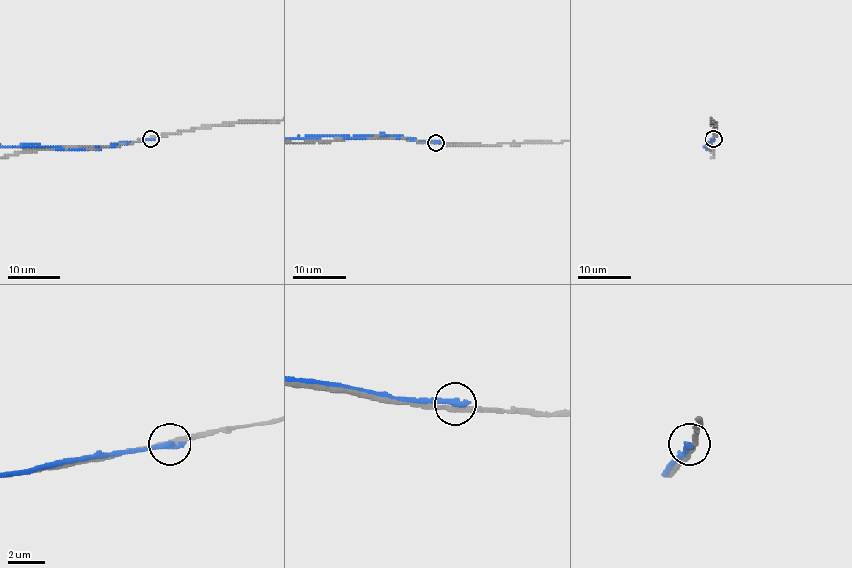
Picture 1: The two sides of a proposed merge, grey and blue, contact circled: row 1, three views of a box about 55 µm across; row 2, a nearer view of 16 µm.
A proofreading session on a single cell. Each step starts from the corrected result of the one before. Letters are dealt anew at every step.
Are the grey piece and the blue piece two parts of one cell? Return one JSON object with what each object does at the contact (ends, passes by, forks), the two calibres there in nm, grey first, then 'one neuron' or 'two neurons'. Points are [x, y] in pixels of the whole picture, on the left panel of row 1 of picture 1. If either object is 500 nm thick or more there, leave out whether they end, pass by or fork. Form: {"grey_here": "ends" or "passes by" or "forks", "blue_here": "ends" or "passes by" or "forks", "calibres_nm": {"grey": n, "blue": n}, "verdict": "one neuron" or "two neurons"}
{"grey_here": "passes by", "blue_here": "ends", "calibres_nm": {"grey": 240, "blue": 400}, "verdict": "two neurons"}

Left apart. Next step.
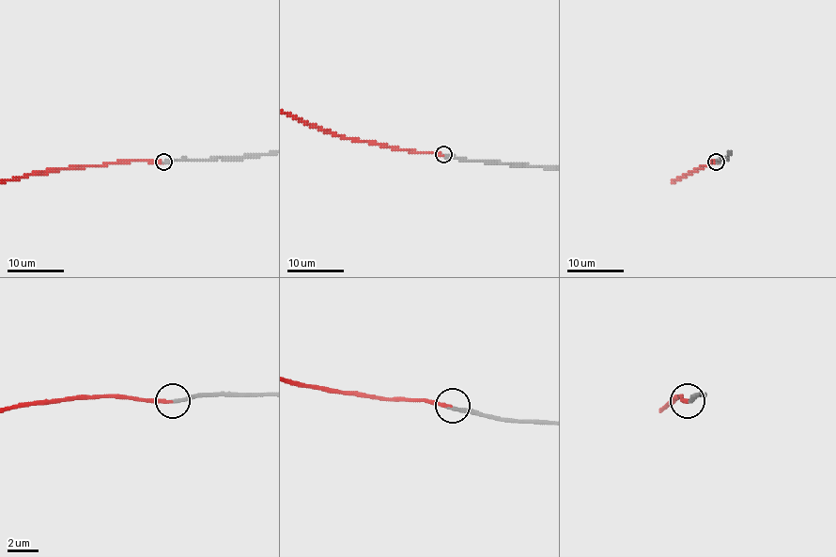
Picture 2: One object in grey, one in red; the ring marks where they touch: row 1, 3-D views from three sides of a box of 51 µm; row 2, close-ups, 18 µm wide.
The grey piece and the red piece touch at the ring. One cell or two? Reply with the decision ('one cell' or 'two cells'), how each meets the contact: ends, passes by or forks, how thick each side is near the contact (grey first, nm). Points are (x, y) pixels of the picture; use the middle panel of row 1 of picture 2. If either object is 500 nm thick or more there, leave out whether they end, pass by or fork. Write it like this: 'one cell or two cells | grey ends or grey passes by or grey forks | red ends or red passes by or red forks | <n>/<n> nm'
one cell | grey ends | red ends | 280/220 nm

